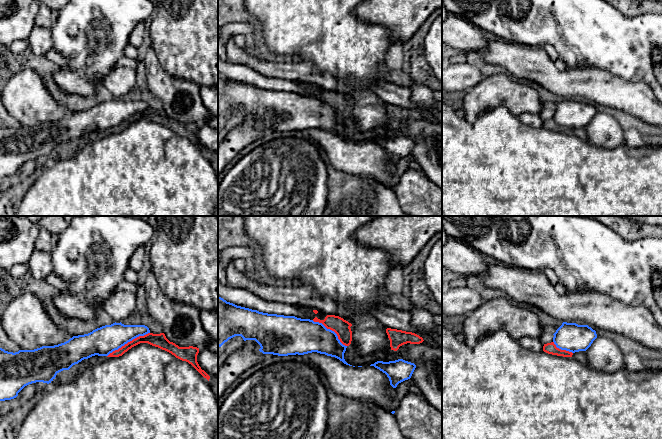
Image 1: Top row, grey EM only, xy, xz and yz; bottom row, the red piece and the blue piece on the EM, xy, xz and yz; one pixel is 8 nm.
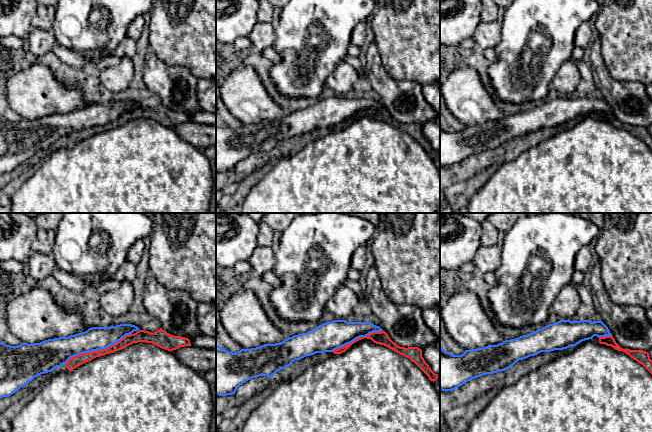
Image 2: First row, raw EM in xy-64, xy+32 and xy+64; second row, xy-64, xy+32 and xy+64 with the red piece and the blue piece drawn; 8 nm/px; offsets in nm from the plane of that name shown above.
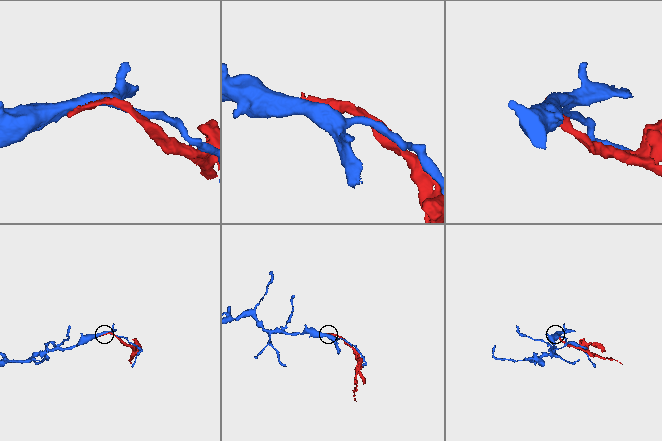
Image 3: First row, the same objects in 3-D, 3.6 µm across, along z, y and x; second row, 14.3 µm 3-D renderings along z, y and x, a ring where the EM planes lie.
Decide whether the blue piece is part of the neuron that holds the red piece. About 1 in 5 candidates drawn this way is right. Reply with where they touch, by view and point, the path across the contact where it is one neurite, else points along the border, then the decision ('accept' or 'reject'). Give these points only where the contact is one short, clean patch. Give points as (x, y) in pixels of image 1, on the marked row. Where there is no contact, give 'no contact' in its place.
contact xy (128, 342); reject

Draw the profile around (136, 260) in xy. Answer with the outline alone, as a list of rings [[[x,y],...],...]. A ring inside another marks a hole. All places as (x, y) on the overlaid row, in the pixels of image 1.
[[[144,246],[139,247],[135,250],[132,256],[129,259],[129,268],[134,270],[135,272],[139,272],[143,266],[143,260],[145,257],[145,249]]]

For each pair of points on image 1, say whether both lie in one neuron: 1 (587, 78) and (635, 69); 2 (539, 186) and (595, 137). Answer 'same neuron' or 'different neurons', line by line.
1: different neurons
2: different neurons

